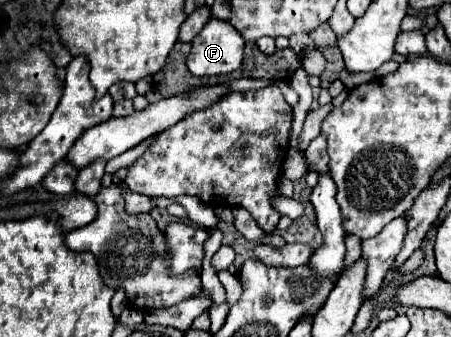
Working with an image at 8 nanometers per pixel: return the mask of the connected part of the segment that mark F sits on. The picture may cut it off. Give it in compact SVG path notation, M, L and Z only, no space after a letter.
M209 20L195 36L187 56L187 68L193 76L231 74L241 66L243 38L225 20Z

